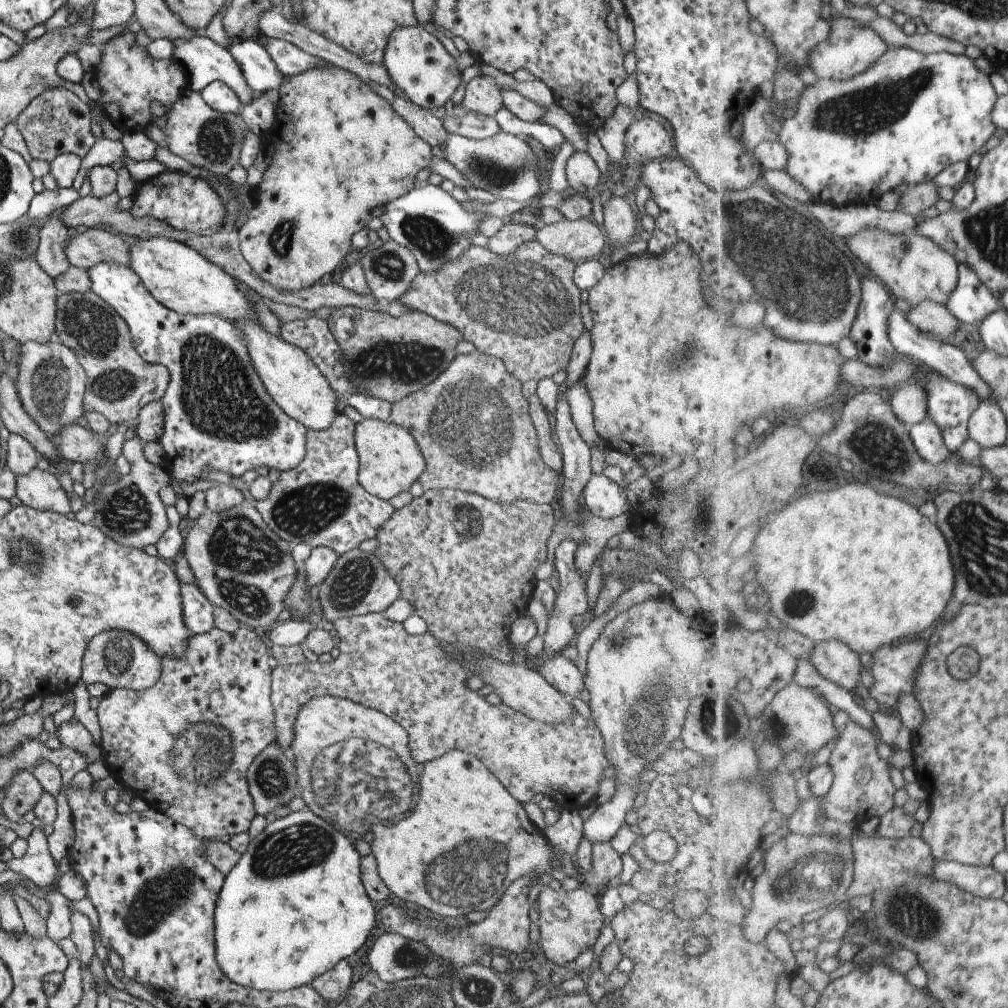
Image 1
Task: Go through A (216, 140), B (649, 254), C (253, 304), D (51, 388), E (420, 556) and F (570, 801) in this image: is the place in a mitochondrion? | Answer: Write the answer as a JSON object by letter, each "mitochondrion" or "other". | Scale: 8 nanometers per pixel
{"A":"mitochondrion","B":"other","C":"other","D":"mitochondrion","E":"mitochondrion","F":"other"}

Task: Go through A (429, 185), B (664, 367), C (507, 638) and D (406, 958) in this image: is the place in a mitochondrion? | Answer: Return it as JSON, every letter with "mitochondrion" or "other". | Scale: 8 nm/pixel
{"A":"other","B":"mitochondrion","C":"other","D":"mitochondrion"}

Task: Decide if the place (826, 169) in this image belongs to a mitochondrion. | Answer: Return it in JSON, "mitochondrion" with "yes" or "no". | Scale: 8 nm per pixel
{"mitochondrion":"no"}

